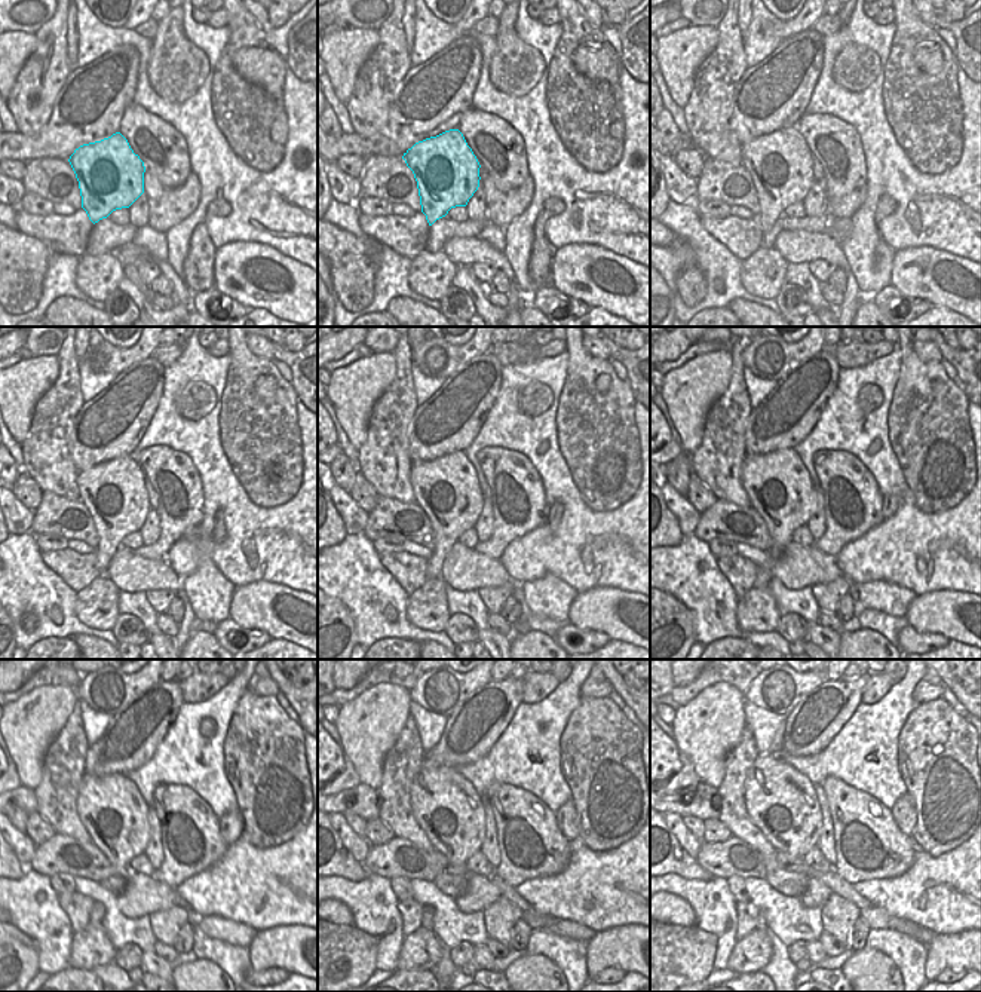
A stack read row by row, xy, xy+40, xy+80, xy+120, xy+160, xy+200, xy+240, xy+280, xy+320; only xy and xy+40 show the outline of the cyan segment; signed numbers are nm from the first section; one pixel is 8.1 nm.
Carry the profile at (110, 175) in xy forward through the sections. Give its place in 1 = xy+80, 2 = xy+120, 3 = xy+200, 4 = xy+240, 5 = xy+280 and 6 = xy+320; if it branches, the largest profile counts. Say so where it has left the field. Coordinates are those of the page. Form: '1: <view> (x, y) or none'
1: xy+80 (779, 164)
2: xy+120 (115, 492)
3: xy+200 (779, 487)
4: xy+240 (115, 814)
5: xy+280 (445, 805)
6: xy+320 (781, 802)

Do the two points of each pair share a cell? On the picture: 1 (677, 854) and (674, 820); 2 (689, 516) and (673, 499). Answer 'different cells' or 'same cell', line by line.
1: different cells
2: same cell

